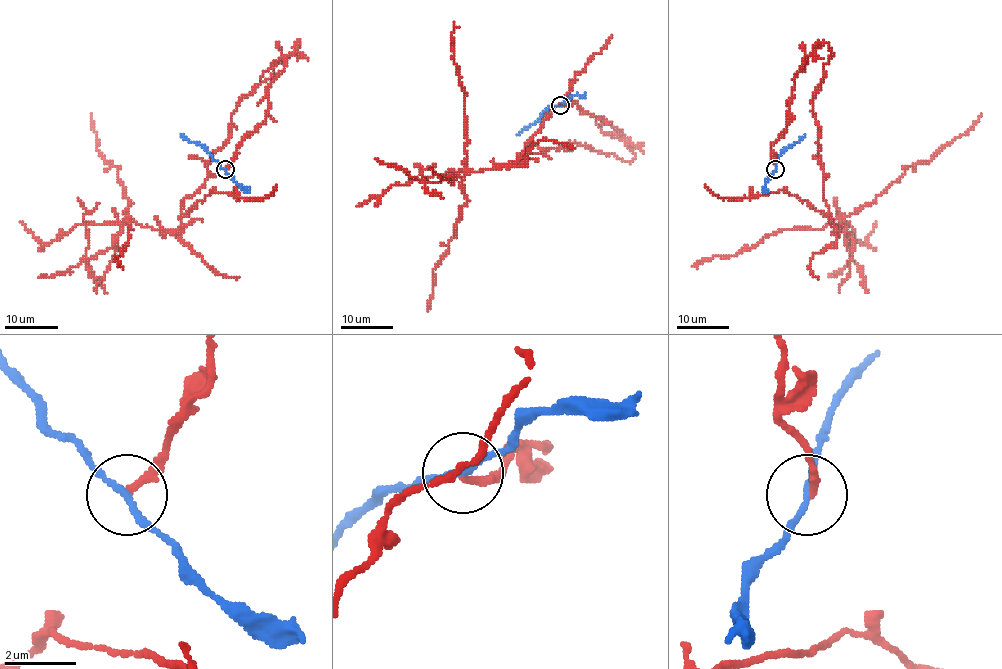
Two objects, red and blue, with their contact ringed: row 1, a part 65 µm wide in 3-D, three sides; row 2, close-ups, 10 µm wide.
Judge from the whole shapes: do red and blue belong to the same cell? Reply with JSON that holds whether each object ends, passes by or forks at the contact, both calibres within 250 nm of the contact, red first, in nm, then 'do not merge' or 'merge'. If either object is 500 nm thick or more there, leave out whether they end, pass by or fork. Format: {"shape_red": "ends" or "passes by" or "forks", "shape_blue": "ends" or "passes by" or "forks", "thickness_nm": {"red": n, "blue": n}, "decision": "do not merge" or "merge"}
{"shape_red": "ends", "shape_blue": "passes by", "thickness_nm": {"red": 220, "blue": 150}, "decision": "do not merge"}

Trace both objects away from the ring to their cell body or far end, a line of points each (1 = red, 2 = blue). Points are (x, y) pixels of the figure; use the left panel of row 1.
1: (225, 169), (265, 120), (267, 87), (299, 41), (243, 95), (172, 230), (127, 217), (90, 114)
2: (225, 169), (200, 144), (188, 141), (181, 133)

